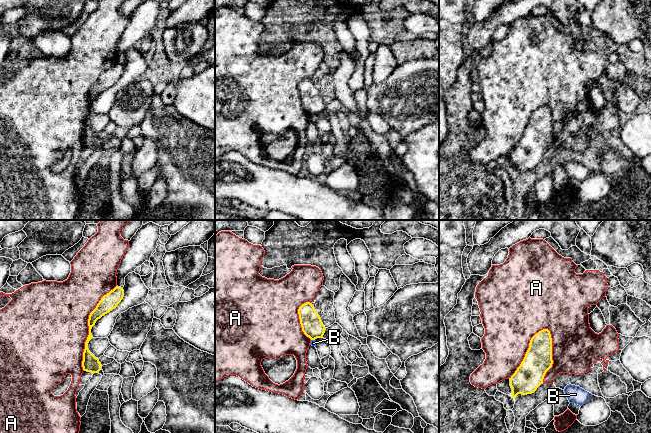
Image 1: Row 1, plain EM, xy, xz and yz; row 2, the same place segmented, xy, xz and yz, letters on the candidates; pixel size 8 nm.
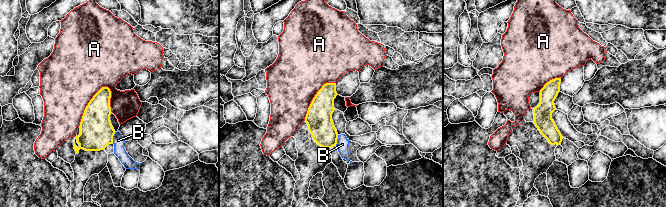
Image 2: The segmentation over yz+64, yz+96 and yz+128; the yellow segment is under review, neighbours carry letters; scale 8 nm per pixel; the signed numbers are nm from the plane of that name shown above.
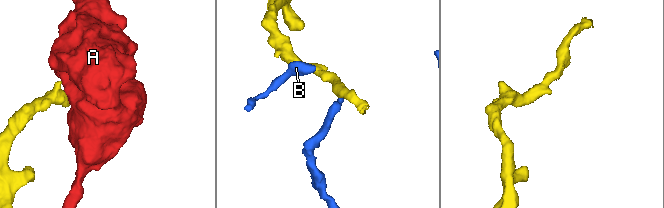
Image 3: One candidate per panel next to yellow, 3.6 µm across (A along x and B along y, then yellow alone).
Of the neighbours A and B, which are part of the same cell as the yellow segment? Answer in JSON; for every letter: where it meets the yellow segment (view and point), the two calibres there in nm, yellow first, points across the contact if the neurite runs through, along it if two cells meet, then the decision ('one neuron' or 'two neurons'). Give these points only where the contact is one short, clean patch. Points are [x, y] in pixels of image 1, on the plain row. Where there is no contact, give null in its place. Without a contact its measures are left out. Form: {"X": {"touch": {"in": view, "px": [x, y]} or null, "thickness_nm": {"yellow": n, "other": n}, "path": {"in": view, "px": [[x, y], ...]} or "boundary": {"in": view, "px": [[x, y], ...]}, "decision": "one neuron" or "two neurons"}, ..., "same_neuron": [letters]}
{"A": {"touch": {"in": "yz", "px": [527, 126]}, "thickness_nm": {"yellow": 220, "other": 400}, "decision": "two neurons"}, "B": {"touch": {"in": "xz", "px": [313, 115]}, "thickness_nm": {"yellow": 170, "other": 50}, "decision": "two neurons"}, "same_neuron": []}

